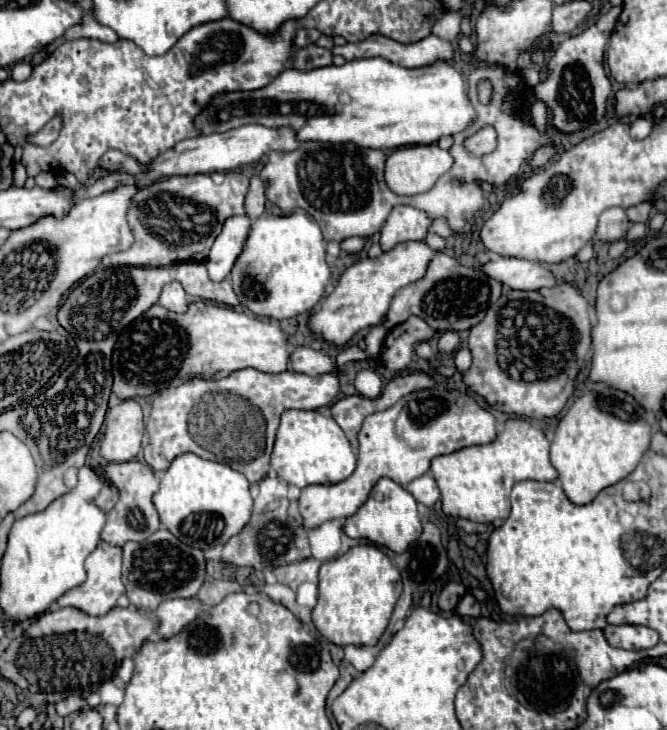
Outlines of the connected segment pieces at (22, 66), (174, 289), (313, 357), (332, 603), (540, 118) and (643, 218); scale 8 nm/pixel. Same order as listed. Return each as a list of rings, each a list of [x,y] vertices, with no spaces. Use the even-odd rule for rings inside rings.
[[[21,61],[21,63],[13,65],[13,69],[11,69],[11,77],[15,81],[25,81],[29,75],[31,75],[31,65],[27,61]]]
[[[173,281],[169,285],[165,285],[161,297],[159,297],[159,305],[167,307],[169,311],[175,311],[175,313],[185,313],[187,311],[187,295],[185,295],[185,289],[181,287],[179,281]]]
[[[311,347],[293,349],[291,367],[295,373],[305,373],[305,375],[323,375],[323,373],[339,375],[337,363],[327,353],[319,353]]]
[[[355,545],[345,555],[327,561],[319,571],[319,601],[313,609],[313,623],[323,637],[327,637],[335,645],[375,645],[383,631],[387,629],[393,607],[403,591],[399,569],[391,563],[391,559],[375,545]]]
[[[535,101],[533,103],[533,123],[535,127],[539,127],[539,131],[543,131],[547,127],[547,107],[543,101]]]
[[[639,203],[627,209],[627,217],[631,223],[647,223],[649,221],[649,213],[651,213],[651,205],[649,203]]]

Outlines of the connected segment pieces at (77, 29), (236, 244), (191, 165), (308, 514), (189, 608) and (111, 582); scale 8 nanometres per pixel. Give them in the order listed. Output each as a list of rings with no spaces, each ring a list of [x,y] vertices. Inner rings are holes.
[[[85,15],[83,23],[81,25],[75,25],[67,37],[89,37],[89,39],[97,39],[97,41],[103,41],[103,43],[115,43],[119,37],[113,29],[97,23],[95,19],[91,19],[89,15]]]
[[[249,215],[229,217],[223,223],[223,231],[215,239],[211,253],[205,261],[205,267],[213,281],[221,281],[231,273],[237,255],[241,255],[241,247],[245,247],[245,239],[249,237],[251,223],[253,219],[249,219]]]
[[[243,125],[225,133],[211,133],[211,135],[199,135],[195,139],[179,141],[173,149],[161,153],[153,163],[139,165],[135,159],[123,155],[121,151],[109,151],[101,165],[107,169],[123,169],[127,173],[133,173],[137,177],[137,185],[145,187],[155,183],[161,177],[169,175],[195,175],[195,173],[213,173],[213,171],[229,171],[235,167],[243,167],[249,163],[257,163],[265,153],[273,151],[295,151],[301,145],[297,139],[297,133],[293,127],[265,127],[265,125]]]
[[[425,389],[409,393],[407,397],[399,399],[393,407],[373,413],[363,421],[363,427],[359,431],[359,453],[357,453],[357,469],[351,477],[345,481],[339,481],[335,485],[309,485],[303,489],[299,497],[299,513],[303,515],[305,527],[319,527],[325,521],[341,519],[353,515],[369,495],[369,489],[375,485],[379,477],[389,477],[399,485],[407,485],[415,477],[421,477],[429,471],[429,463],[433,457],[443,453],[453,453],[457,449],[469,447],[469,445],[483,445],[491,443],[497,437],[497,419],[483,409],[467,391],[457,389]]]
[[[195,597],[189,599],[171,599],[161,603],[157,609],[157,619],[161,621],[157,635],[159,637],[171,637],[177,635],[185,625],[189,625],[197,615],[201,615],[203,603]]]
[[[101,541],[97,545],[97,549],[87,557],[85,569],[87,569],[87,581],[83,585],[67,591],[57,603],[61,607],[67,607],[67,605],[77,607],[89,615],[105,615],[117,605],[117,599],[125,593],[125,587],[121,583],[121,549]]]

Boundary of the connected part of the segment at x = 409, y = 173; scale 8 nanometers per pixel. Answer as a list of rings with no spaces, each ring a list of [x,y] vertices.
[[[437,143],[433,145],[413,145],[395,149],[385,163],[385,181],[389,189],[397,195],[417,195],[429,191],[445,171],[453,167],[453,157],[449,151],[443,151]]]

